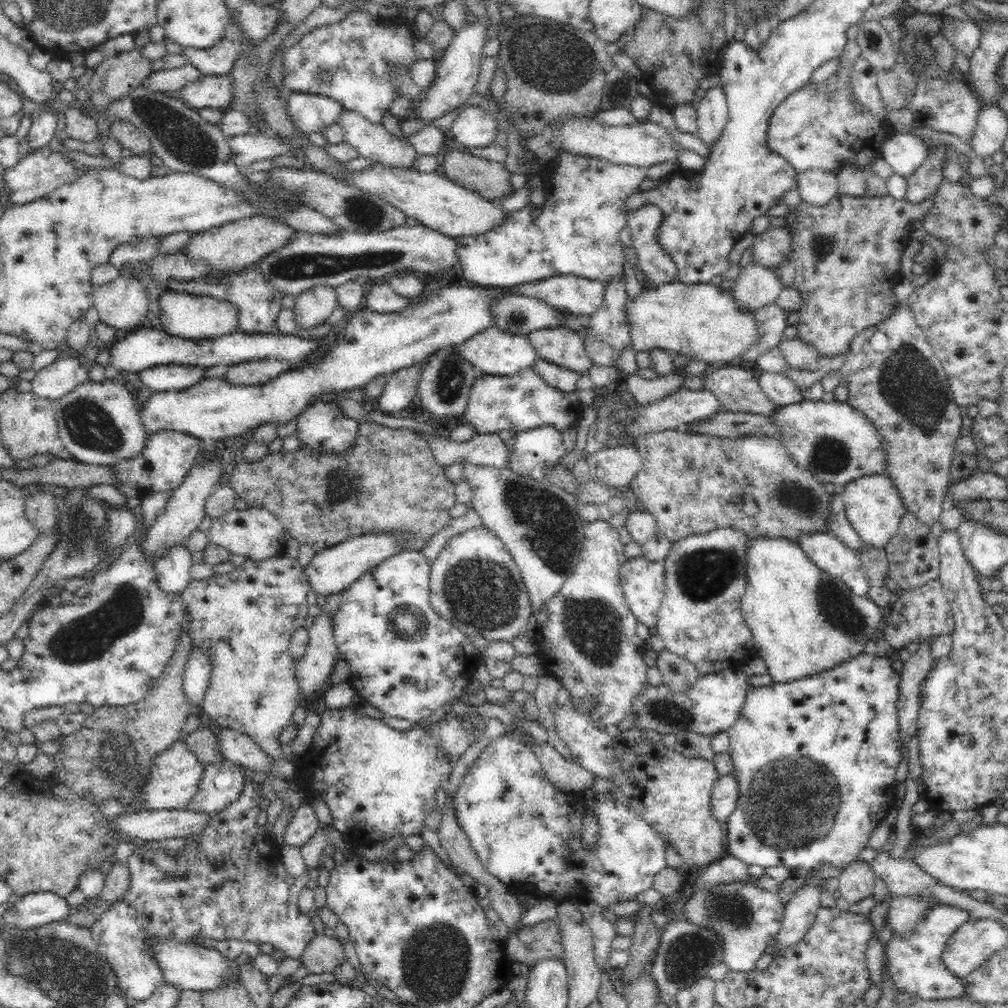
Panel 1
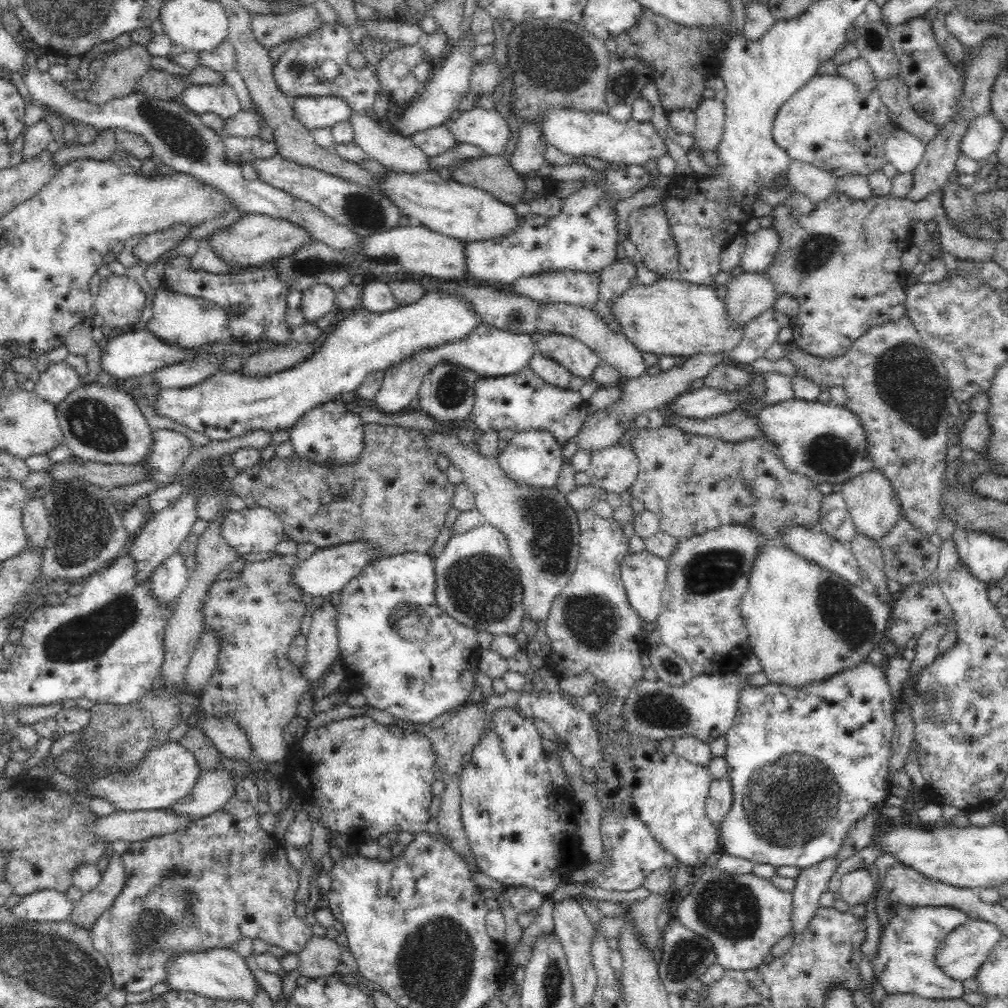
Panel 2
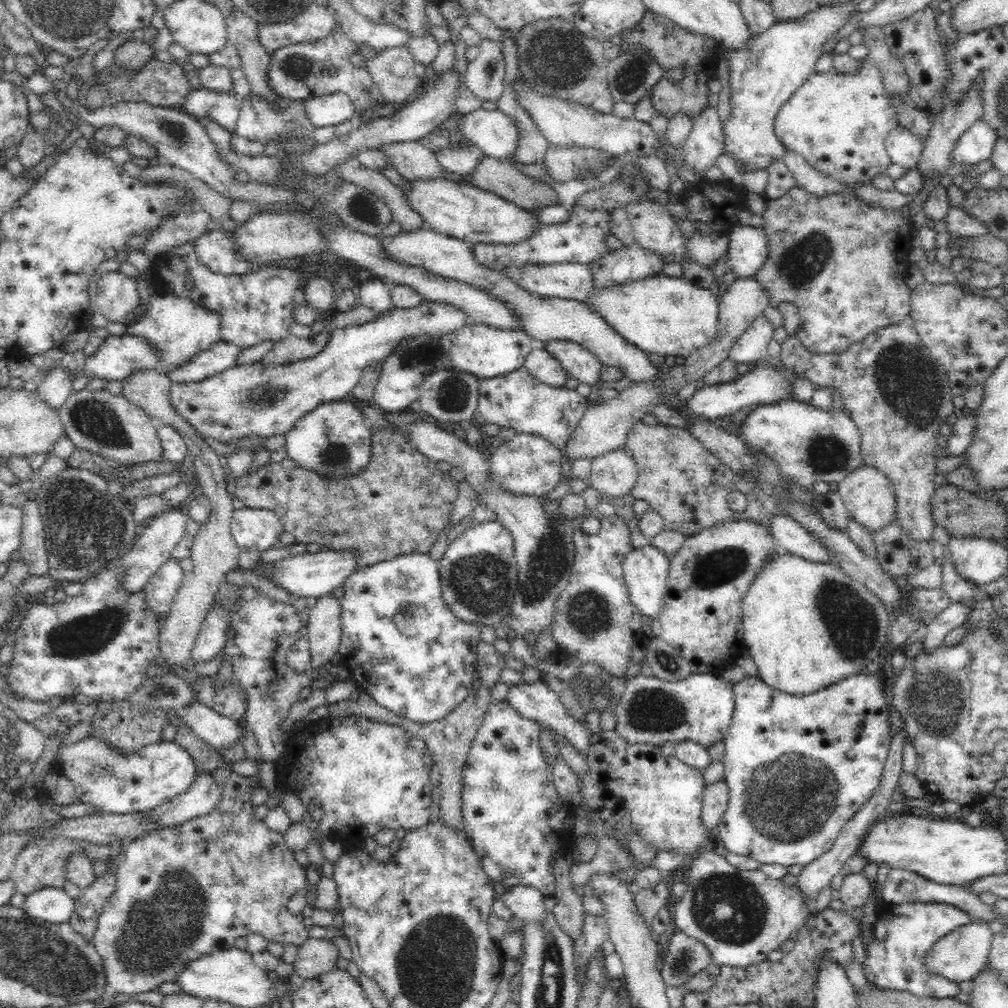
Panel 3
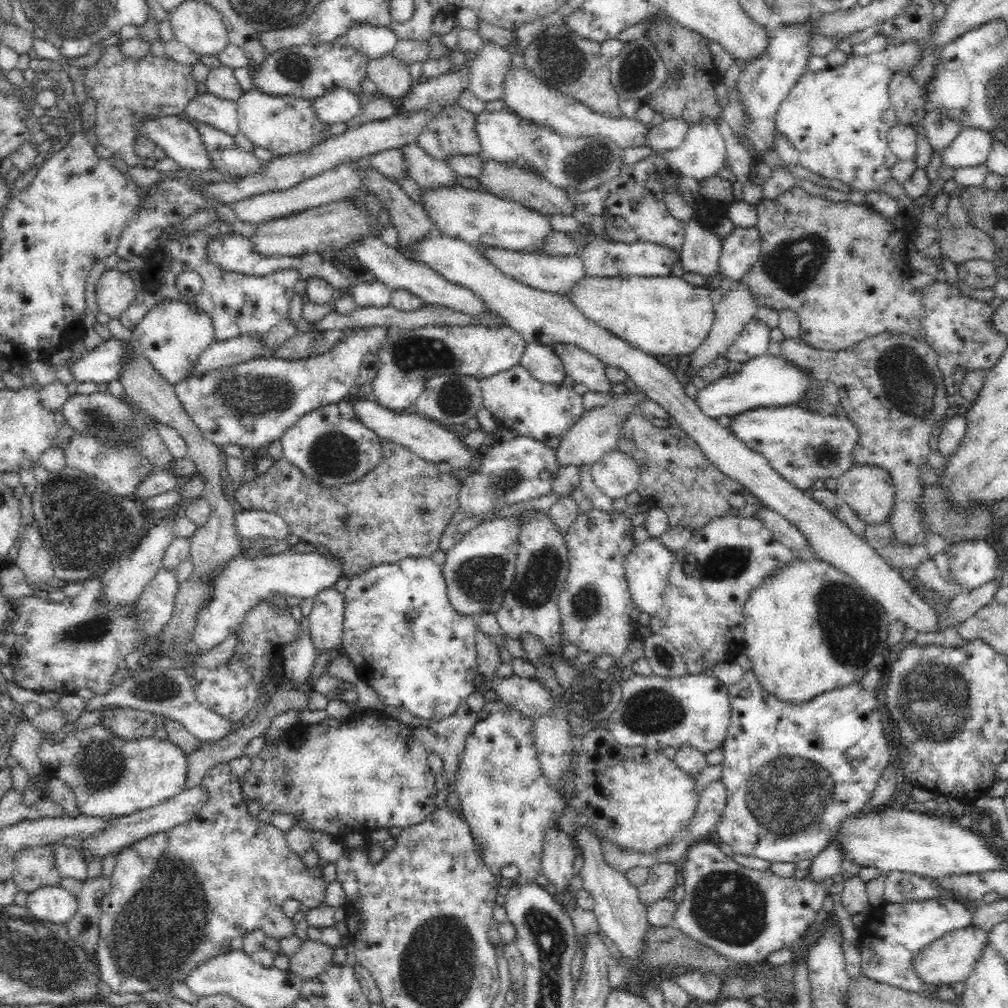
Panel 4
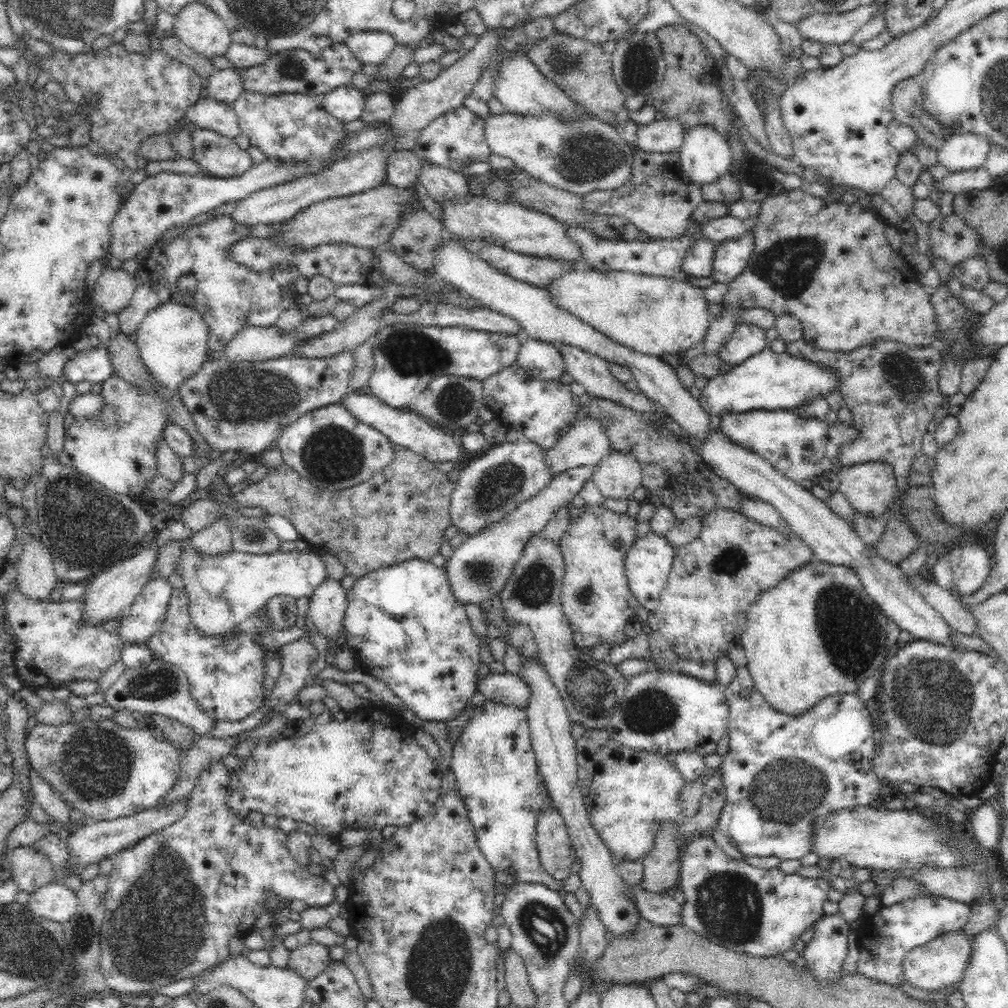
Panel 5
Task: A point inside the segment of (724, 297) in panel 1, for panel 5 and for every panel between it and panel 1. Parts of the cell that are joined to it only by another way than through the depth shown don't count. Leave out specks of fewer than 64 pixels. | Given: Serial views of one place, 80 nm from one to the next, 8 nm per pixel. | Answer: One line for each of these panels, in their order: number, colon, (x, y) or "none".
2: (673, 317)
3: (670, 316)
4: (662, 315)
5: (655, 315)

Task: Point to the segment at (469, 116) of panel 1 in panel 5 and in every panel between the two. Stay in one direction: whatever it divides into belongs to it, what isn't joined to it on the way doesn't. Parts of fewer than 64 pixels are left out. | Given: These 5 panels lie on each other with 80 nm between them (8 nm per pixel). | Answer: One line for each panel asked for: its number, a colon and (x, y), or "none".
2: (486, 128)
3: (496, 134)
4: (587, 162)
5: (580, 157)

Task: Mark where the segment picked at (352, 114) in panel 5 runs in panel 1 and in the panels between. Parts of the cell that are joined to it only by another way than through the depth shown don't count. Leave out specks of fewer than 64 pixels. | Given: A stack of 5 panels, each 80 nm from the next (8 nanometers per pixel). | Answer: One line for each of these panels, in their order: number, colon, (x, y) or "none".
1: (309, 112)
2: (313, 112)
3: (329, 110)
4: (339, 105)

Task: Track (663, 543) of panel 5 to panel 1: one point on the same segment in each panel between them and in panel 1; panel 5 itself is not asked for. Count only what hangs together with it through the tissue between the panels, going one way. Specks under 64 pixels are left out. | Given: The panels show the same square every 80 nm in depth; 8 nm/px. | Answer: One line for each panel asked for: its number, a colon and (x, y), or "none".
1: (643, 581)
2: (643, 574)
3: (646, 570)
4: (647, 565)

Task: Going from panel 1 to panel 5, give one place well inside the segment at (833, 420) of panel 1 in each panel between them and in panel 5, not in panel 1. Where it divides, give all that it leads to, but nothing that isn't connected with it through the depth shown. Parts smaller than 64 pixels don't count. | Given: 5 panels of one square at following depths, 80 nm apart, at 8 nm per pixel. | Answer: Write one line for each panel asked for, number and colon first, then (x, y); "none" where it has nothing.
2: (827, 443)
3: (809, 443)
4: (802, 445)
5: (799, 447)

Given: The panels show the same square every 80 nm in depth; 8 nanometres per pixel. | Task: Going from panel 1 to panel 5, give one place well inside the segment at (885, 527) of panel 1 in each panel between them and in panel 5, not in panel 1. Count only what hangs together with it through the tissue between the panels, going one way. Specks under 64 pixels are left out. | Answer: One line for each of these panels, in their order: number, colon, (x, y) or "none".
2: (871, 500)
3: (868, 494)
4: (868, 490)
5: (870, 488)

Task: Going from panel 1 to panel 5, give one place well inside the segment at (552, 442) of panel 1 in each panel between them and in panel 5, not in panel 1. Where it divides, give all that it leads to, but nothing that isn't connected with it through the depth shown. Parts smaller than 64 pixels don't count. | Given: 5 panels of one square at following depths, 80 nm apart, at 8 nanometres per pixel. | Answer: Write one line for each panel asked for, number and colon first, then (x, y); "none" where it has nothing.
2: (534, 457)
3: (527, 463)
4: (521, 468)
5: (490, 486)

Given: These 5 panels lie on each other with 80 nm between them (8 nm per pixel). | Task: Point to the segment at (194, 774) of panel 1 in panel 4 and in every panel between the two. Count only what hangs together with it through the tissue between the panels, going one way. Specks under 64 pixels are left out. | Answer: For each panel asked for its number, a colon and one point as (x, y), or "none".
2: (164, 776)
3: (135, 782)
4: (109, 777)

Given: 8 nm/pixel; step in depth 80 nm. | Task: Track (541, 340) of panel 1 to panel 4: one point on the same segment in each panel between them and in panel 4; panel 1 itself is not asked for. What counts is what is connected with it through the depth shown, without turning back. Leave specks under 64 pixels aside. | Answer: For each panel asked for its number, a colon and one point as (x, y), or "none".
2: (571, 353)
3: (577, 361)
4: (584, 368)

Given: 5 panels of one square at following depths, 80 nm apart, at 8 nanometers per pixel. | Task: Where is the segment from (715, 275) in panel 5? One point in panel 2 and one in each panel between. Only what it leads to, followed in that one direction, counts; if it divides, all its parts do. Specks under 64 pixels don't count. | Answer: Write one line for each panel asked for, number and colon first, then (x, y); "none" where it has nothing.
2: (761, 248)
3: (749, 247)
4: (742, 248)

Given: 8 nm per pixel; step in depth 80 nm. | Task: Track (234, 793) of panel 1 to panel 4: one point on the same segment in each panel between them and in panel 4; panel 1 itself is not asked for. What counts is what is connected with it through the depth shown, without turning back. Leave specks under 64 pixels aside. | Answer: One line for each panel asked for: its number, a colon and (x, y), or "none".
2: (214, 788)
3: (204, 794)
4: (121, 832)

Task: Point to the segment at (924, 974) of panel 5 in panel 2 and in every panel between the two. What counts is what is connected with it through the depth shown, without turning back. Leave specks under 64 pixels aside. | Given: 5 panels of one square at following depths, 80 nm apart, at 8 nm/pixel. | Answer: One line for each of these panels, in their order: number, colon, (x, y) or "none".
2: (965, 949)
3: (961, 954)
4: (951, 958)

